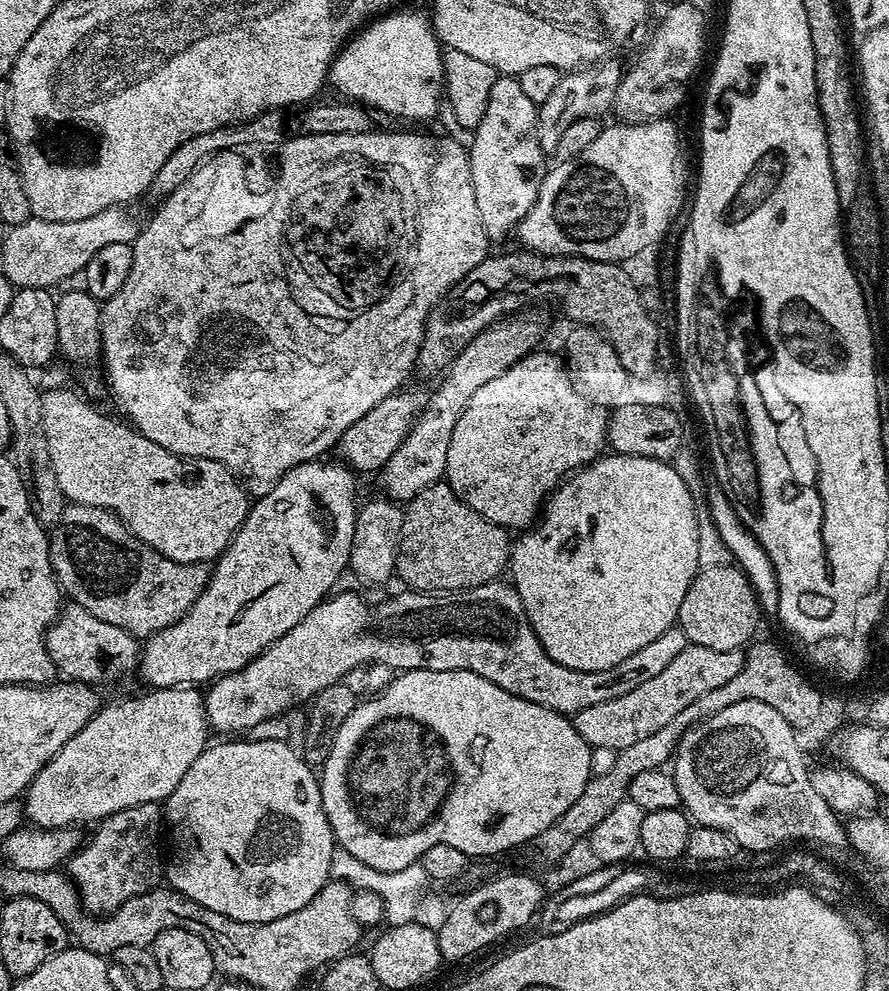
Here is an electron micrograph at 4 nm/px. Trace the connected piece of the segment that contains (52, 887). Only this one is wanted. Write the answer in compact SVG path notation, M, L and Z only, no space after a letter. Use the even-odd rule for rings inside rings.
M12 867L10 870L10 890L6 890L6 898L14 896L29 896L38 898L38 902L46 902L54 914L64 923L73 937L78 939L79 947L99 952L101 954L115 954L122 946L138 946L143 944L150 946L162 930L174 930L180 926L180 916L182 916L182 893L178 892L178 898L172 898L172 906L168 902L168 918L166 912L158 914L160 908L164 908L164 900L160 902L158 896L172 896L174 894L164 894L164 886L157 886L151 892L144 892L141 896L130 898L121 908L115 909L111 914L105 915L104 920L95 920L86 911L82 903L80 889L72 883L71 879L63 871L53 870L22 870ZM178 916L178 918L176 918ZM178 920L178 922L176 922Z

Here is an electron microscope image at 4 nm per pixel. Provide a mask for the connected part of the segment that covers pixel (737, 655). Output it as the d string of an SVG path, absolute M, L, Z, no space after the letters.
M689 644L662 674L654 674L654 678L642 682L642 686L634 686L626 694L618 698L610 698L610 702L598 702L594 706L586 706L586 710L575 713L571 717L572 725L582 734L589 748L612 748L619 750L626 746L634 746L638 738L646 738L650 734L662 730L674 714L686 710L694 698L702 698L710 690L718 690L725 682L730 682L738 670L742 670L745 653L740 650L706 650L706 646Z

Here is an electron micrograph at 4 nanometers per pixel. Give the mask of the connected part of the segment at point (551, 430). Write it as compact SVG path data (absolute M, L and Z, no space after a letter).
M537 350L498 374L498 378L490 378L490 382L466 402L466 410L462 410L462 418L458 418L454 434L450 434L444 467L447 484L466 506L502 528L527 529L541 515L541 505L560 487L565 477L600 459L605 451L608 439L605 409L578 390L569 369L568 372L564 369L565 361L559 358Z

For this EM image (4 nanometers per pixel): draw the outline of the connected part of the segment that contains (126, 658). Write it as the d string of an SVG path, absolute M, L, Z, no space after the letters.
M68 602L60 609L60 614L44 634L44 645L61 677L89 686L99 685L108 664L110 673L124 676L131 668L135 669L142 648L137 637L132 636L122 626L110 626L102 618L94 618L90 610L81 604Z

